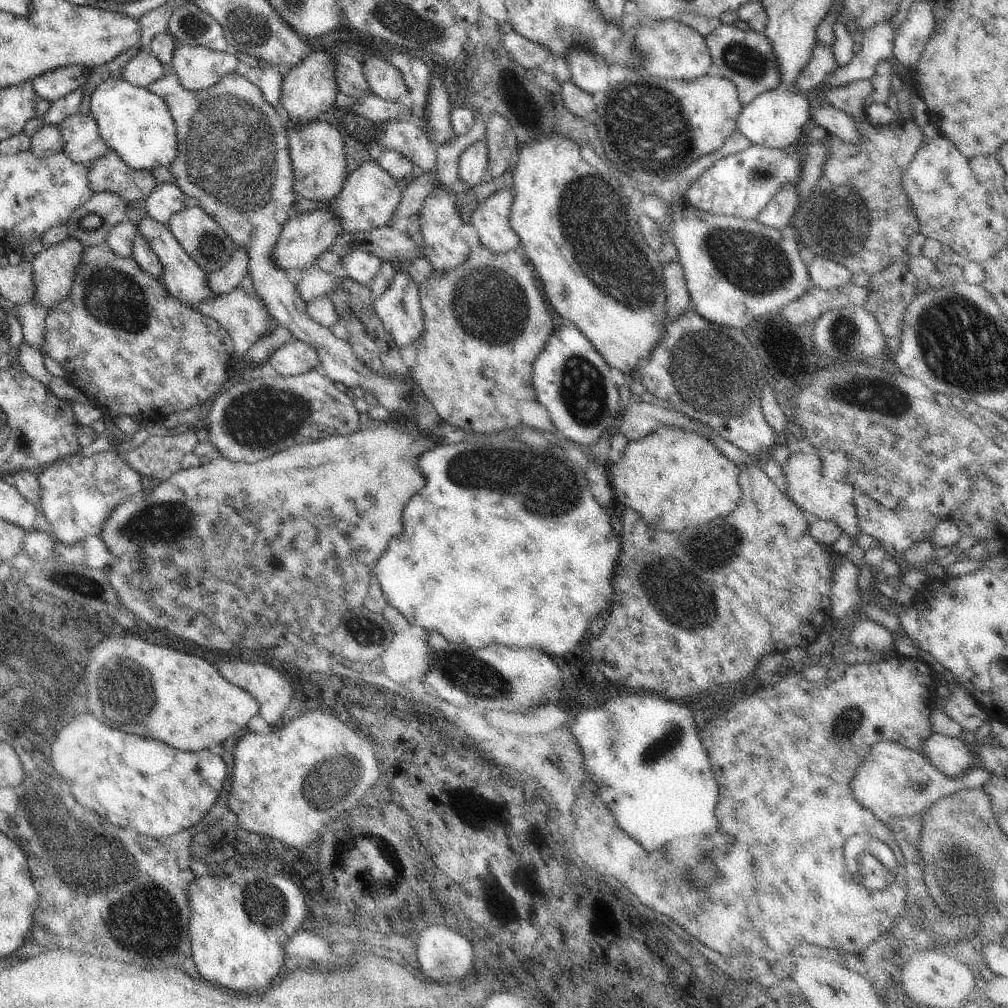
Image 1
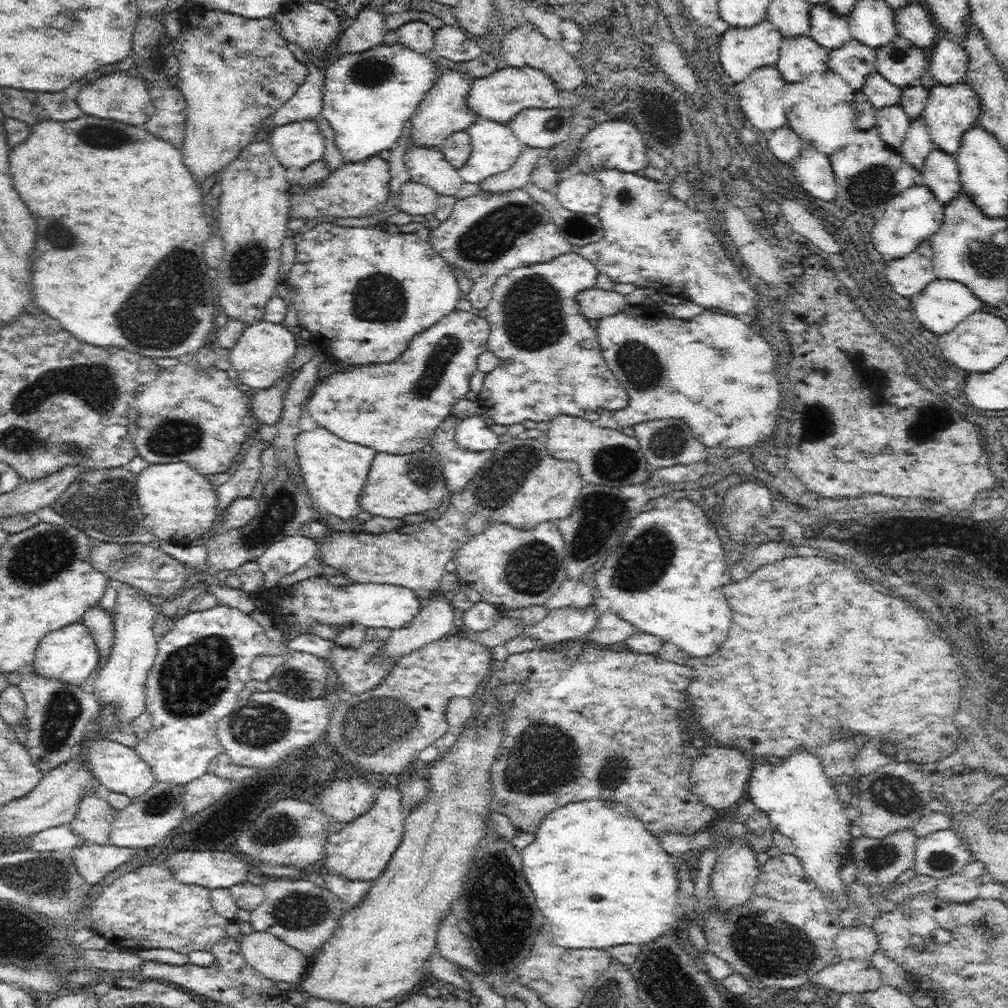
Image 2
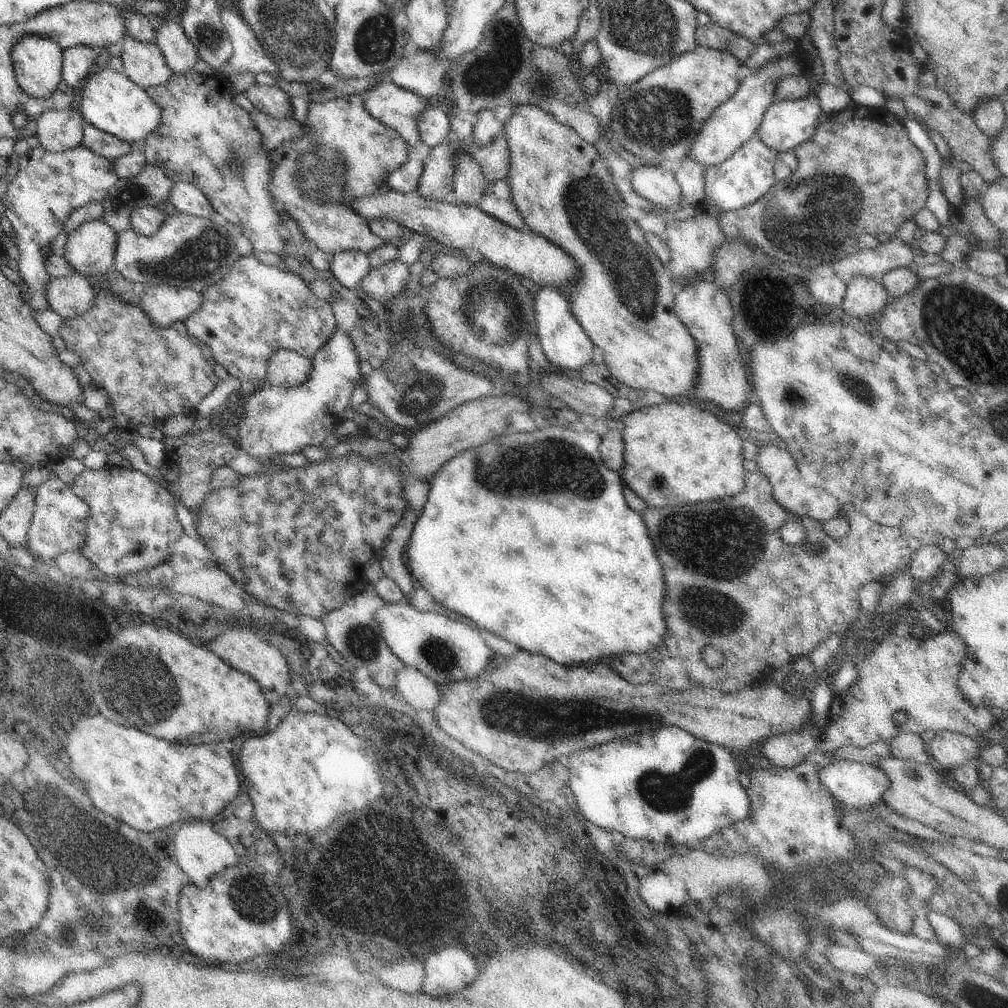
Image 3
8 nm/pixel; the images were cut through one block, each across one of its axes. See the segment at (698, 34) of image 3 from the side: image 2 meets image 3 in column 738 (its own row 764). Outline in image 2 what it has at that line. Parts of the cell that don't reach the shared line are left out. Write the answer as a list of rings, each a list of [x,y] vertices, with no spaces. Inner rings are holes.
[[[30,669],[24,671],[19,688],[27,705],[25,716],[29,728],[25,747],[40,771],[52,770],[73,760],[75,749],[84,736],[98,734],[101,724],[96,720],[99,720],[102,707],[95,694],[87,694],[76,684],[43,678]]]

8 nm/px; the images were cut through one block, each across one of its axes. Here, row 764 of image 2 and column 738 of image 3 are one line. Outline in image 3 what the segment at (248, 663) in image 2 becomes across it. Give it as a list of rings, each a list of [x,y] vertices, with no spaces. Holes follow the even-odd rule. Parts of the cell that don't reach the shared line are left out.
[[[752,137],[722,164],[706,168],[703,204],[716,205],[723,212],[754,204],[777,183],[774,172],[776,161],[777,152],[760,139]]]

